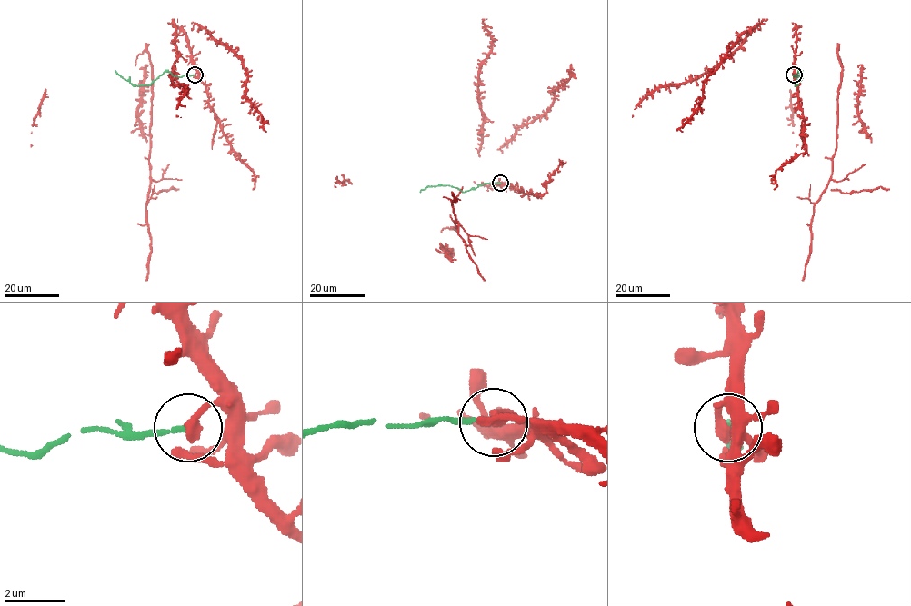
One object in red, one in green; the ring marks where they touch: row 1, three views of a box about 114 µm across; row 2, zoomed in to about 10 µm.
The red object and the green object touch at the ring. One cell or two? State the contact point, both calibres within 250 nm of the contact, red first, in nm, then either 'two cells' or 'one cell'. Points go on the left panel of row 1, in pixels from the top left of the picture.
at (195, 74); 380 nm thick on the red side, 160 nm on the other; two cells

